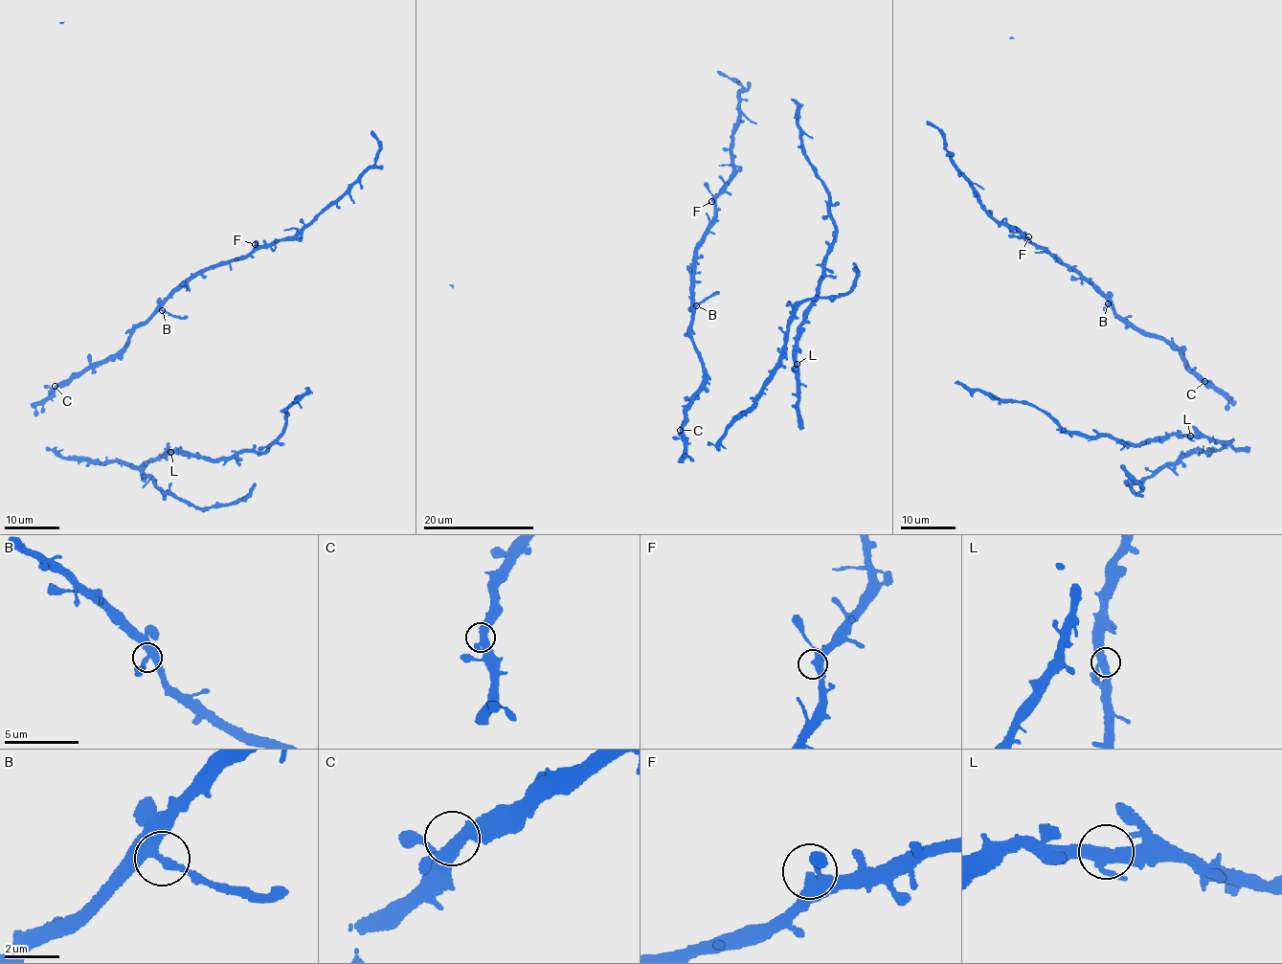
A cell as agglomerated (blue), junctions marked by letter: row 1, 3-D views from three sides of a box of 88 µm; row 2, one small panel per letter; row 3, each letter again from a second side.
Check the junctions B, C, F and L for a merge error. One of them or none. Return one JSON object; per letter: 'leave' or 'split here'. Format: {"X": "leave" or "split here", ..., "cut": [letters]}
{"B": "split here", "C": "leave", "F": "leave", "L": "leave", "cut": ["B"]}

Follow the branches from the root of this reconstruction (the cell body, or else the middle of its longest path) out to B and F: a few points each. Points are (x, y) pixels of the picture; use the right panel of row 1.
B: (1204, 383), (1188, 371), (1176, 347), (1139, 333), (1128, 323), (1119, 321), (1109, 302)
F: (1204, 383), (1188, 371), (1176, 347), (1119, 321), (1092, 285), (1033, 245), (1028, 236)

